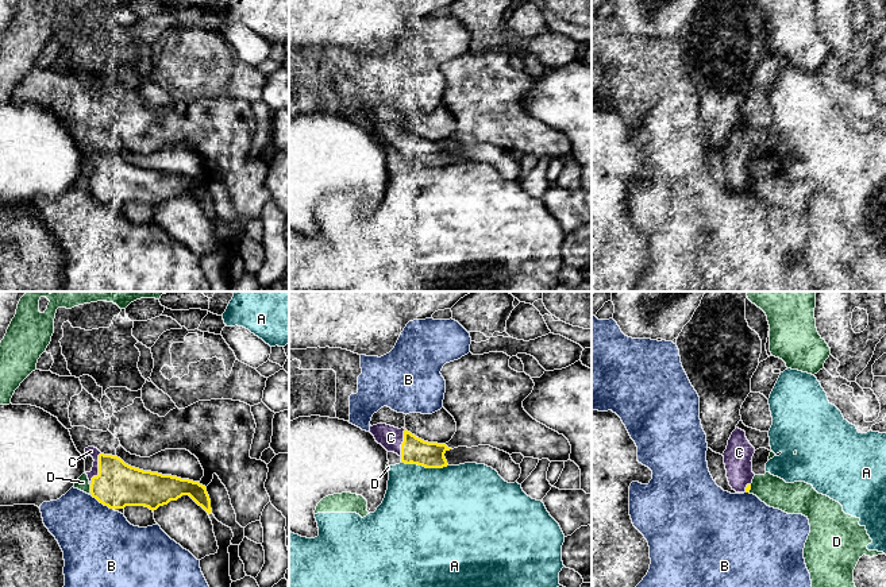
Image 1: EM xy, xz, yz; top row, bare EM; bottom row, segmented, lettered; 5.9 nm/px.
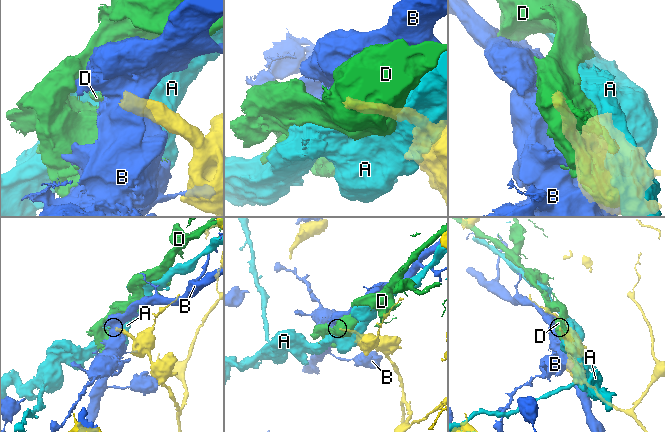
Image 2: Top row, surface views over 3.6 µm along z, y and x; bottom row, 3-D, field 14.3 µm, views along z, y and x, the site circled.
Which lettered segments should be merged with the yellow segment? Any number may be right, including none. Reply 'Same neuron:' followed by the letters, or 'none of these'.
Same neuron: C

